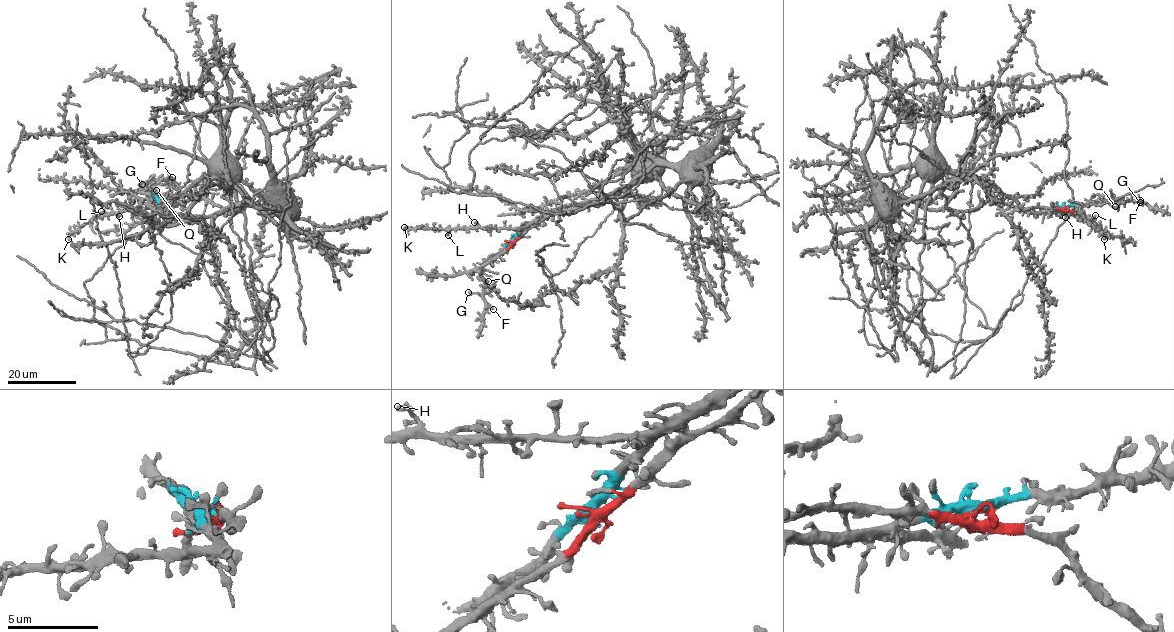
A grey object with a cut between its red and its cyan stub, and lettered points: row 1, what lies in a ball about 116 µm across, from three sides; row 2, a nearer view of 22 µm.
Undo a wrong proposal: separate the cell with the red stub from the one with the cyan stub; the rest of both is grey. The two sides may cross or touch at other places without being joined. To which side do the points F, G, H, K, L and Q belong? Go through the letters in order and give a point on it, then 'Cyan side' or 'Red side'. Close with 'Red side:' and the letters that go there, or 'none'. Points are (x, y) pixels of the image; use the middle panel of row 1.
F: Place: (493, 309). Cyan side
G: Place: (468, 292). Cyan side
H: Place: (474, 222). Cyan side
K: Place: (404, 227). Cyan side
L: Place: (448, 235). Cyan side
Q: Place: (488, 281). Cyan side
Red side: none

